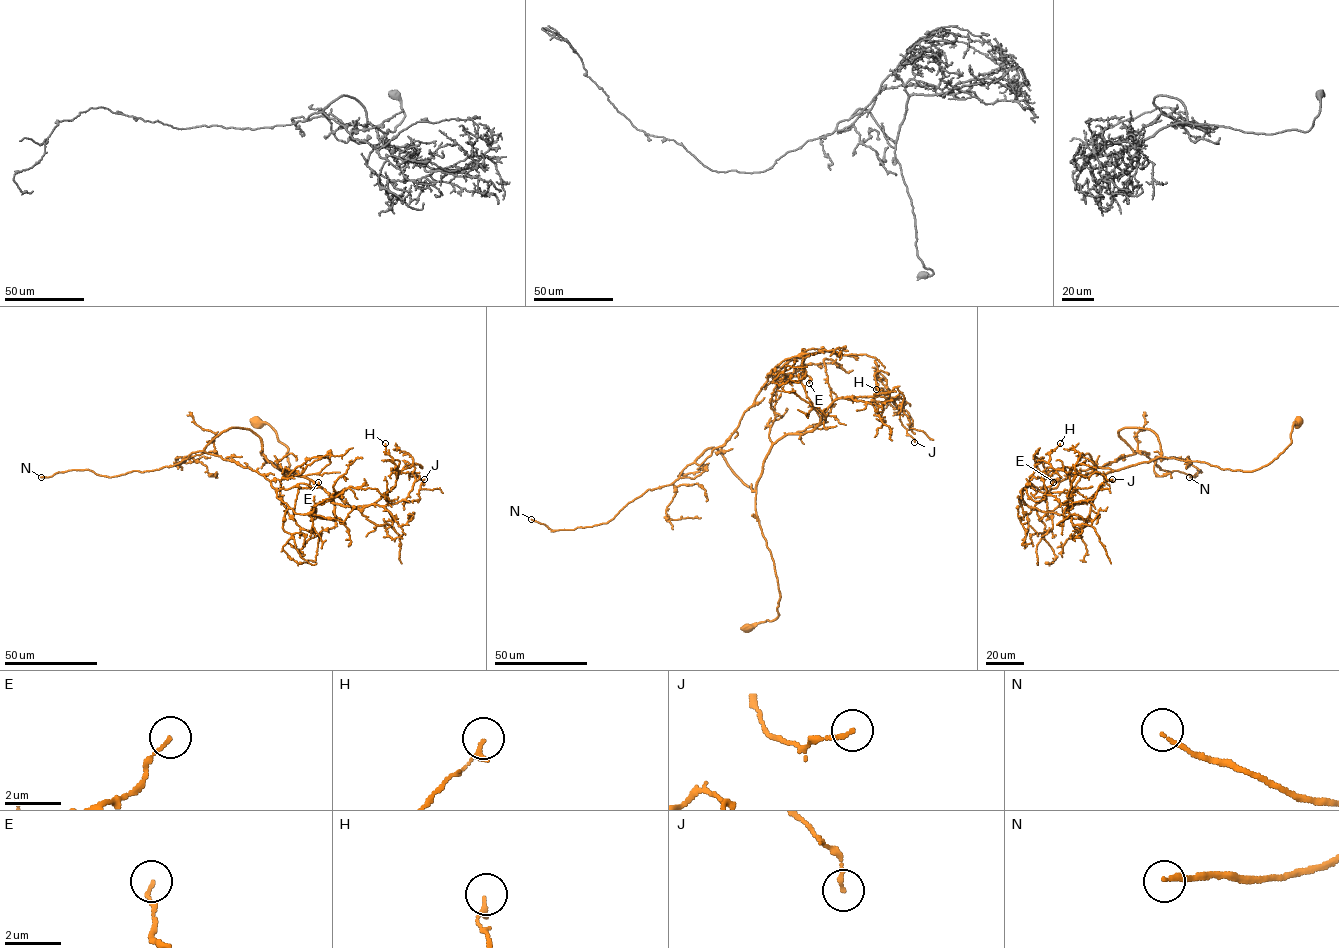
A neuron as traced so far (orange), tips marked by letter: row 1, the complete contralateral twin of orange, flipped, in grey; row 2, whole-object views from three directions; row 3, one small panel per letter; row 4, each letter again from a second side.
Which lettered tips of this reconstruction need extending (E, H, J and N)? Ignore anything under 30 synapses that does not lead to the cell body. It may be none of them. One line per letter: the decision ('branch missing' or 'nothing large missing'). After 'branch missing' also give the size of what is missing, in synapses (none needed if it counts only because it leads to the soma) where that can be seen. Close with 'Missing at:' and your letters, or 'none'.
E: nothing large missing
H: nothing large missing
J: nothing large missing
N: branch missing; about 150 synapses
Missing at: N

